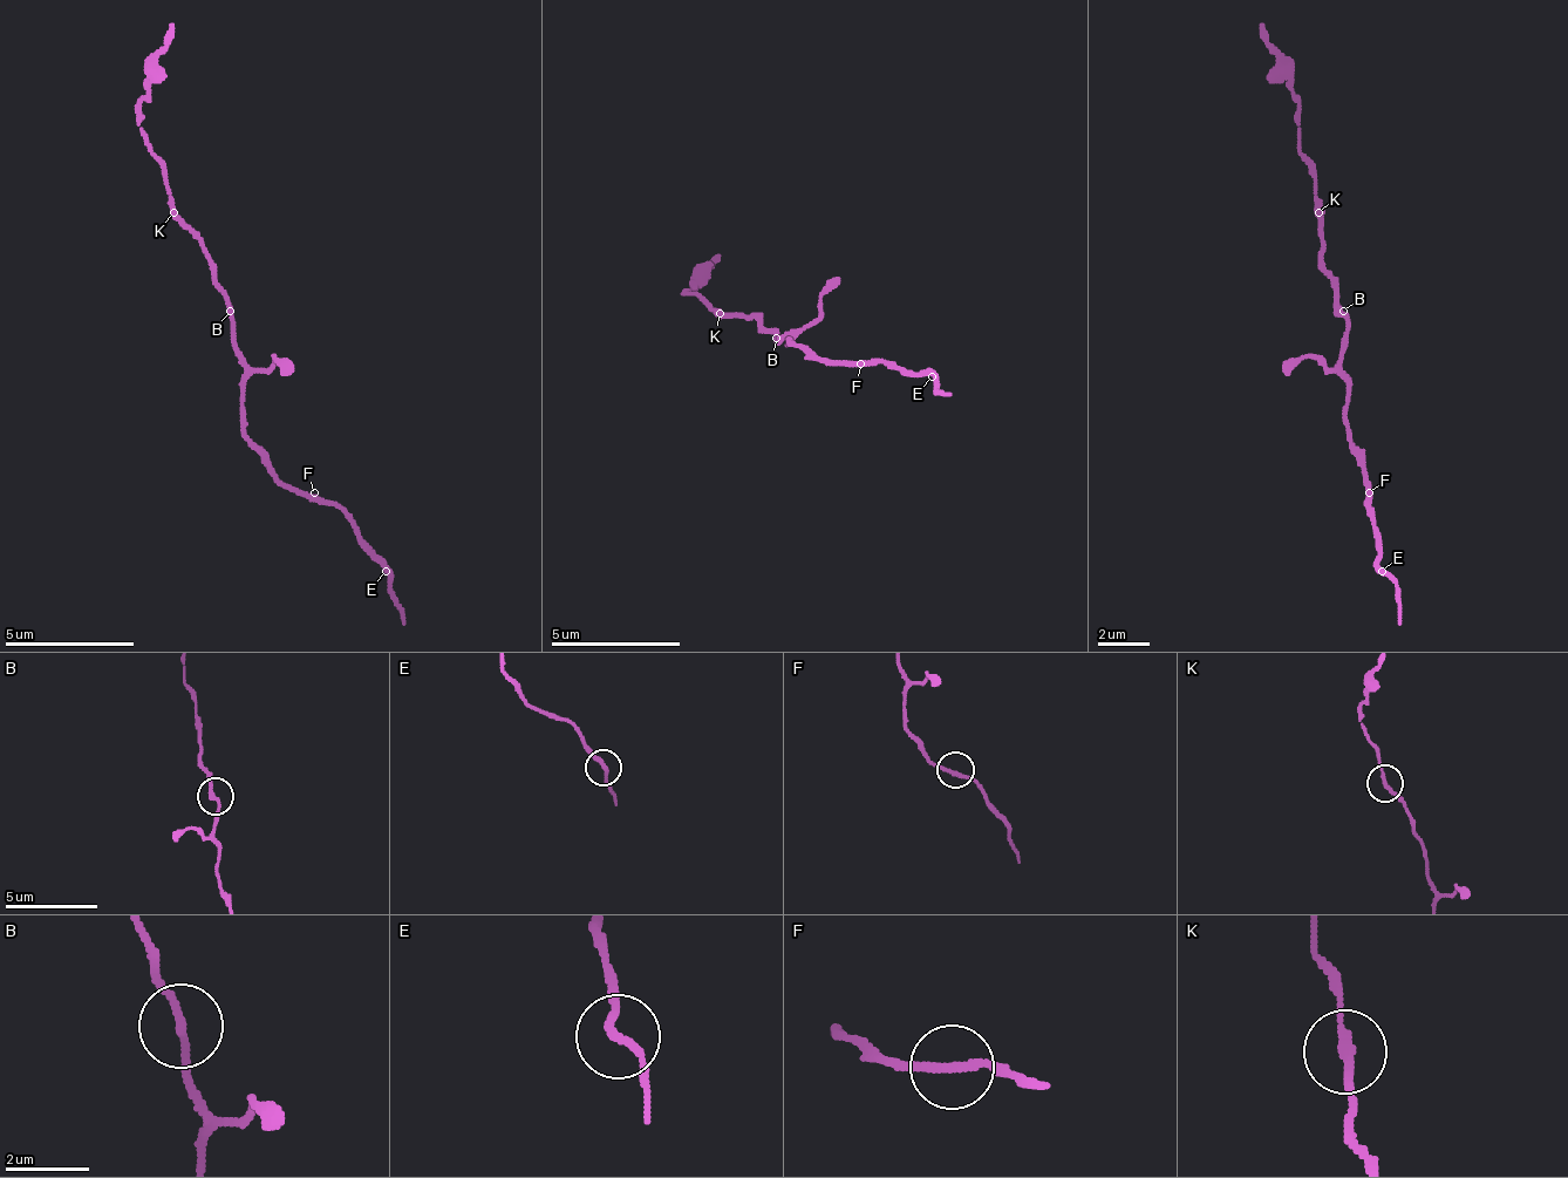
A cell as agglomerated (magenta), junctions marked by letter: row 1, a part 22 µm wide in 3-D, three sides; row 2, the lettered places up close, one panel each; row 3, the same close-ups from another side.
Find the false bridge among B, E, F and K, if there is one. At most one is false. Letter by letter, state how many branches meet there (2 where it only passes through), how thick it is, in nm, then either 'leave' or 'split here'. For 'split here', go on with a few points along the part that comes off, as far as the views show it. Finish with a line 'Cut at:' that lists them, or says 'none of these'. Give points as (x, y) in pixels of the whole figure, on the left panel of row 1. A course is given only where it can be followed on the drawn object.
B: branches 2; calibre 190 nm; leave
E: branches 2; calibre 200 nm; leave
F: branches 2; calibre 200 nm; leave
K: branches 2; calibre 200 nm; split here; course (171, 213), (165, 169), (145, 149), (140, 97), (145, 65), (171, 26)
Cut at: K

